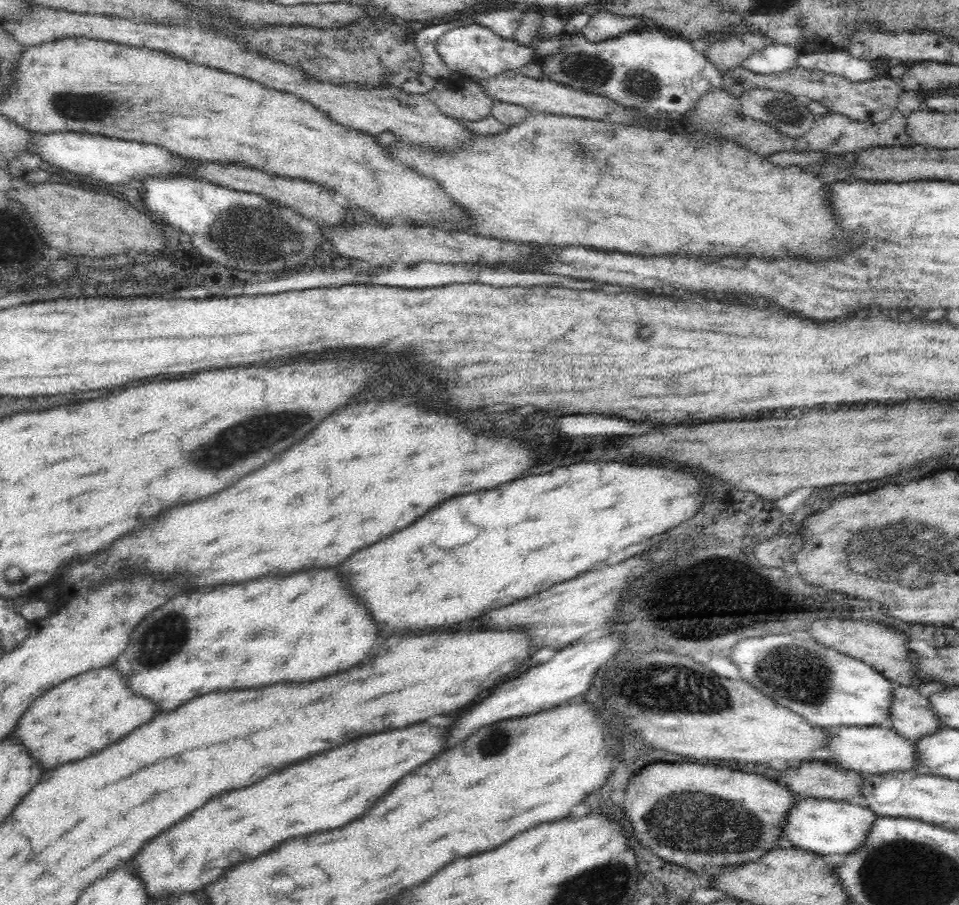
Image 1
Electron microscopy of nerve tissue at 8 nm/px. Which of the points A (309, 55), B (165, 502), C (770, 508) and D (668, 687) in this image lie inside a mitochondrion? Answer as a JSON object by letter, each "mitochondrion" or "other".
{"A":"mitochondrion","B":"other","C":"other","D":"mitochondrion"}

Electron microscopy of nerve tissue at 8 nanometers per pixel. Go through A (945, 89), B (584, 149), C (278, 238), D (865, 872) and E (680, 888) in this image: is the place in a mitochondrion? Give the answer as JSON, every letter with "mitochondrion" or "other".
{"A":"other","B":"mitochondrion","C":"mitochondrion","D":"mitochondrion","E":"other"}

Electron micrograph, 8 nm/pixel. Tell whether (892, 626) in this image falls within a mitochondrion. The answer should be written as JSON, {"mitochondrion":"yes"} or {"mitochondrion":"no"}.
{"mitochondrion":"no"}

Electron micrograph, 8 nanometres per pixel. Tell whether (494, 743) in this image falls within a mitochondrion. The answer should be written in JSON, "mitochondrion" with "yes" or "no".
{"mitochondrion":"yes"}

